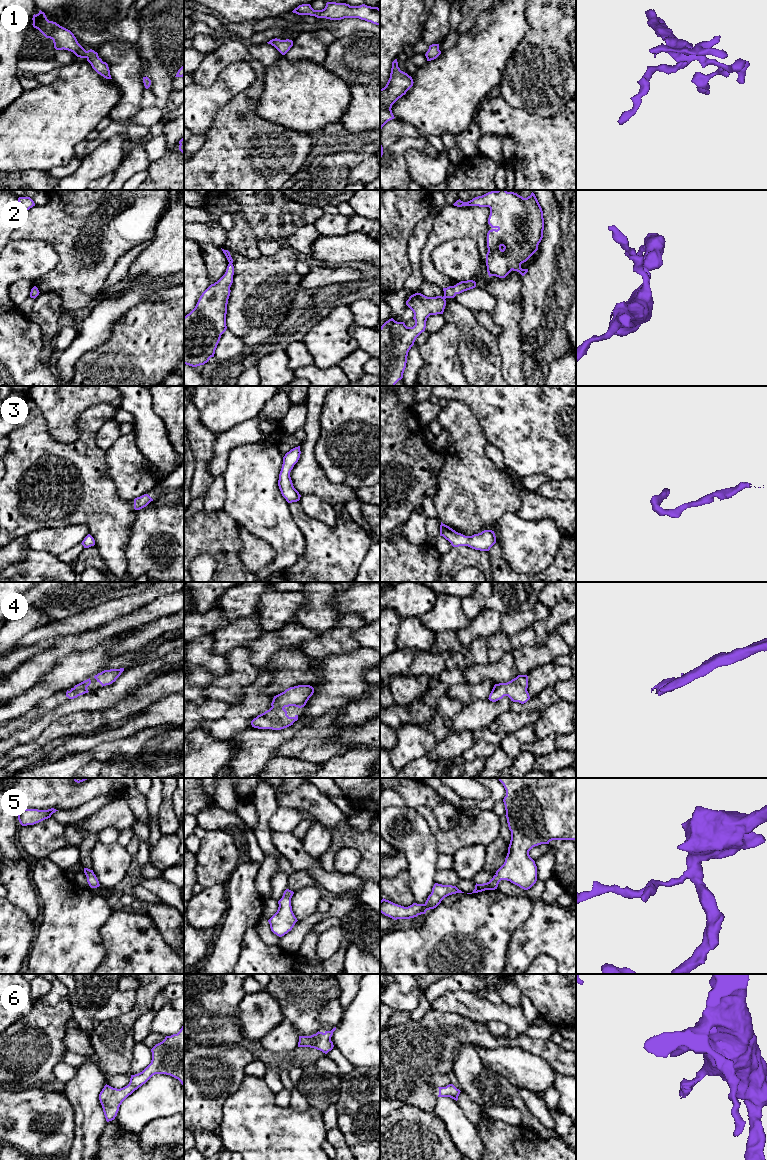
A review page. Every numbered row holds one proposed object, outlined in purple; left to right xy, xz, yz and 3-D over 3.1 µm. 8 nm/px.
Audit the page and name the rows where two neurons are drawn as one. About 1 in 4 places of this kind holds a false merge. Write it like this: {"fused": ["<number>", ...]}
{"fused": []}

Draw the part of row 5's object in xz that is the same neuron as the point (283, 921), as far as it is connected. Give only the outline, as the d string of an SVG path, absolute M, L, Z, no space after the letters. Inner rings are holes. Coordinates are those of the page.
M289 889L284 891L282 898L278 901L279 907L277 912L268 920L271 931L279 937L291 931L298 921L291 906L293 894L294 892Z

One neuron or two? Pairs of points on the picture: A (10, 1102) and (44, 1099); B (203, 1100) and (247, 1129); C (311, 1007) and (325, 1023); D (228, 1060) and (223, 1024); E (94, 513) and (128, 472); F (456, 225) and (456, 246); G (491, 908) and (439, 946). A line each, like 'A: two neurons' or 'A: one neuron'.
A: one neuron
B: two neurons
C: two neurons
D: two neurons
E: two neurons
F: two neurons
G: one neuron

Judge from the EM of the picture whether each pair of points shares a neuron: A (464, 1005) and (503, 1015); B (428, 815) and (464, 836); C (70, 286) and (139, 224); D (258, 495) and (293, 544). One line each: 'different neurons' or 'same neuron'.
A: same neuron
B: same neuron
C: same neuron
D: same neuron

